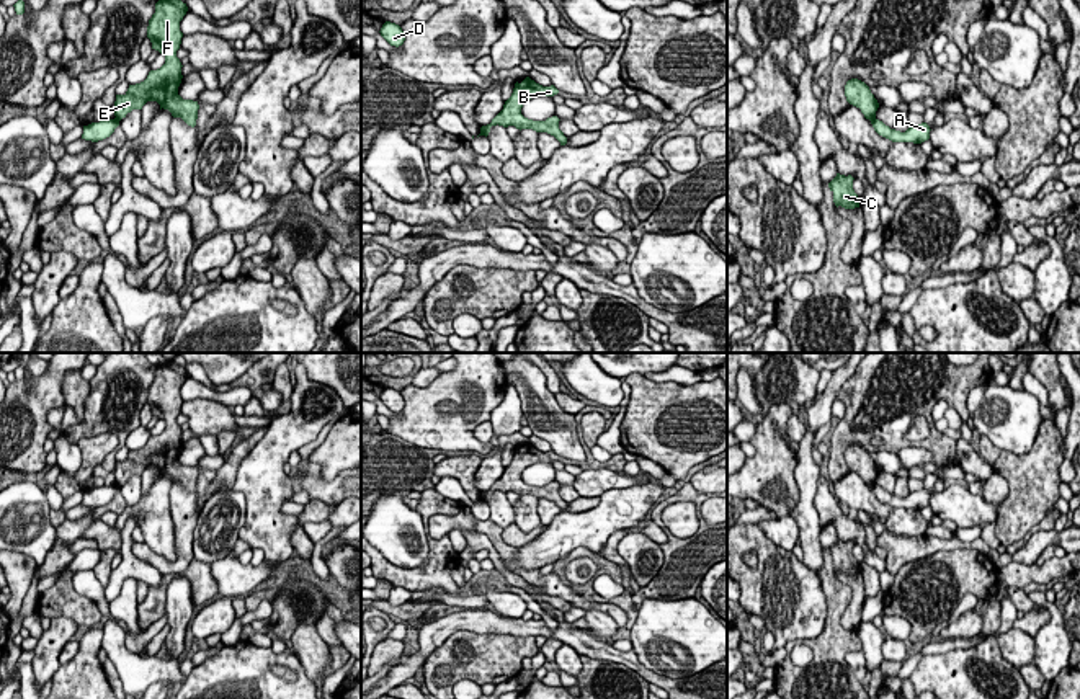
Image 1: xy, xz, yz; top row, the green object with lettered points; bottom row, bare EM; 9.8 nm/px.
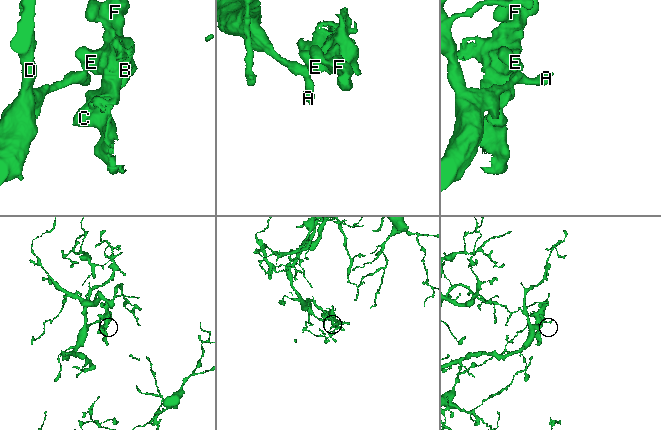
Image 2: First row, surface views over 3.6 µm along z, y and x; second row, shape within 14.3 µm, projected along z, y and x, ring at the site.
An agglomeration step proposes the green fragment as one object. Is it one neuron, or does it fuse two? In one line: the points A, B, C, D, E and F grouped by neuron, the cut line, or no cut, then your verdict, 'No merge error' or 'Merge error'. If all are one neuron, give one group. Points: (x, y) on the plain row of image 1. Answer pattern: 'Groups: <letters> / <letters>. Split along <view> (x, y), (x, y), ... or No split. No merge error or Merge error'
Groups: A D / B C E F. Split along yz (874, 482), (870, 485). Merge error

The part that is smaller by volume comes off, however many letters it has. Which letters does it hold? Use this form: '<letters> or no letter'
B, C, E, F

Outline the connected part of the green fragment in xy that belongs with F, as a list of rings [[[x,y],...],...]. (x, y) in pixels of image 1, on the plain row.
[[[173,361],[155,369],[155,379],[149,385],[147,403],[152,415],[165,421],[165,430],[150,436],[141,449],[129,451],[124,461],[116,461],[114,482],[126,483],[132,475],[142,475],[147,467],[157,467],[160,475],[168,475],[173,483],[181,483],[188,492],[194,493],[198,485],[198,467],[183,465],[178,461],[181,449],[181,428],[176,423],[183,398],[180,387],[186,381],[188,372]]]

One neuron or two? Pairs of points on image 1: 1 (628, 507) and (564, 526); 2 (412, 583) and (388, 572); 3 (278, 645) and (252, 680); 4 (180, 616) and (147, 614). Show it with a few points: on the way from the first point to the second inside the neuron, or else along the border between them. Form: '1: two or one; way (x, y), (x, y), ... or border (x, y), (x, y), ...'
1: one; way (611, 515), (595, 526), (580, 526)
2: one; way (406, 578), (394, 575)
3: two; border (290, 645), (280, 652), (270, 649)
4: two; border (180, 577), (175, 577), (167, 587), (165, 613)

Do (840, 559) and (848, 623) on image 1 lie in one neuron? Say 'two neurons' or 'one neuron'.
two neurons

